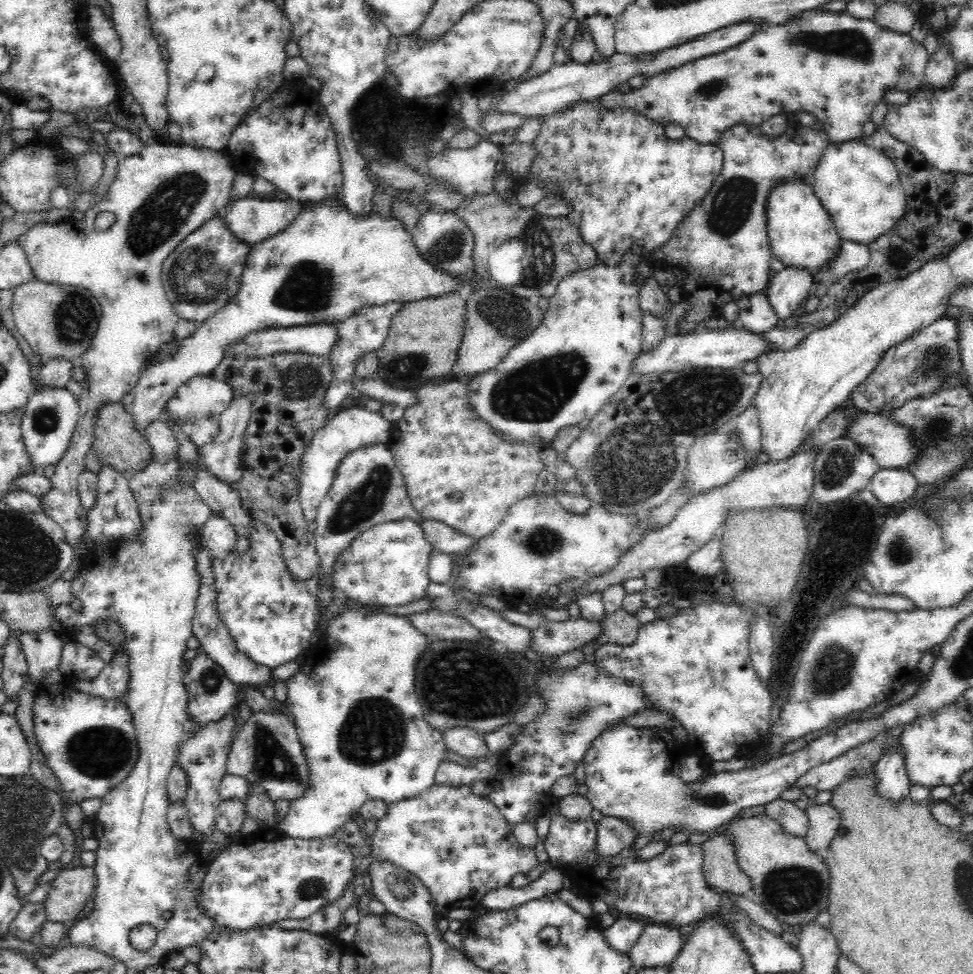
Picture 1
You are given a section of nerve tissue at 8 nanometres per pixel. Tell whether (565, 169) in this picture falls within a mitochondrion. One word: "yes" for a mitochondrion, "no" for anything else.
yes

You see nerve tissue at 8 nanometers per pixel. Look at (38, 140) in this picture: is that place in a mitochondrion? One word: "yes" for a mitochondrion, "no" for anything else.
no

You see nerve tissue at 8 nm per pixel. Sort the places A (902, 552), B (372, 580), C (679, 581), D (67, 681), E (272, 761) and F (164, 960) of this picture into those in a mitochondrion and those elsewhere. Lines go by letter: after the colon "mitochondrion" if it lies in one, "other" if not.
A: mitochondrion
B: other
C: other
D: other
E: mitochondrion
F: other

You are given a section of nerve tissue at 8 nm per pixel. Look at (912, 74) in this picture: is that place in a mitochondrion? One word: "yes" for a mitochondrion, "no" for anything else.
no

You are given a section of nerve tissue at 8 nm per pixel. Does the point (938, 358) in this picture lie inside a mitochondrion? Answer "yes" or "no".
yes

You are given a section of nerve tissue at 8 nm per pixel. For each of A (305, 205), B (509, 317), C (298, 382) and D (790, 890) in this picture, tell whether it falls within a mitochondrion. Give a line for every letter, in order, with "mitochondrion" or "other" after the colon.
A: other
B: mitochondrion
C: mitochondrion
D: mitochondrion

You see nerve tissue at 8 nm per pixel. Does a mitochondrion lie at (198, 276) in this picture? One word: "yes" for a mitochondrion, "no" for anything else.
yes

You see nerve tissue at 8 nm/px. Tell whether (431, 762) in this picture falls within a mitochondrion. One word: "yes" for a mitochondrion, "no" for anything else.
no

